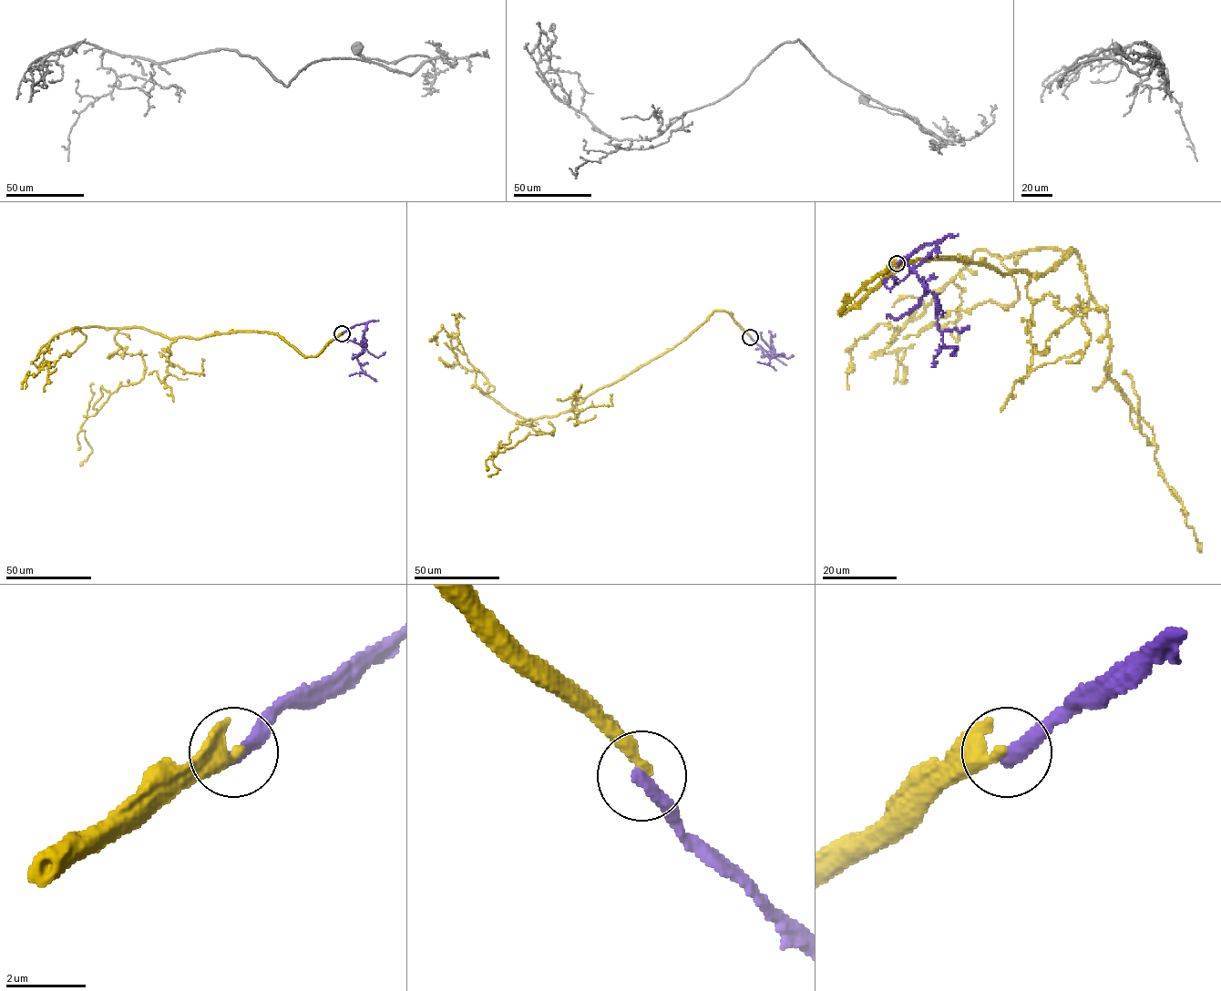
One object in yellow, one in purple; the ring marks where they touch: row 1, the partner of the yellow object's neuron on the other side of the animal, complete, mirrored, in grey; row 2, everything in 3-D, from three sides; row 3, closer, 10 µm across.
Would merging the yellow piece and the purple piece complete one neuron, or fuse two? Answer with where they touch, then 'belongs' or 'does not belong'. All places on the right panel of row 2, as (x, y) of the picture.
at (897, 263); does not belong

